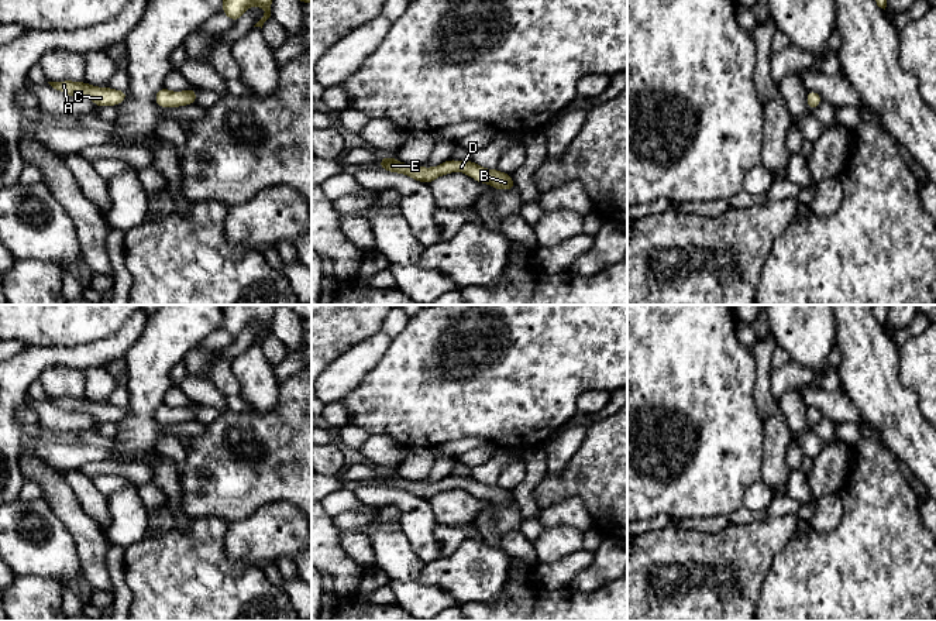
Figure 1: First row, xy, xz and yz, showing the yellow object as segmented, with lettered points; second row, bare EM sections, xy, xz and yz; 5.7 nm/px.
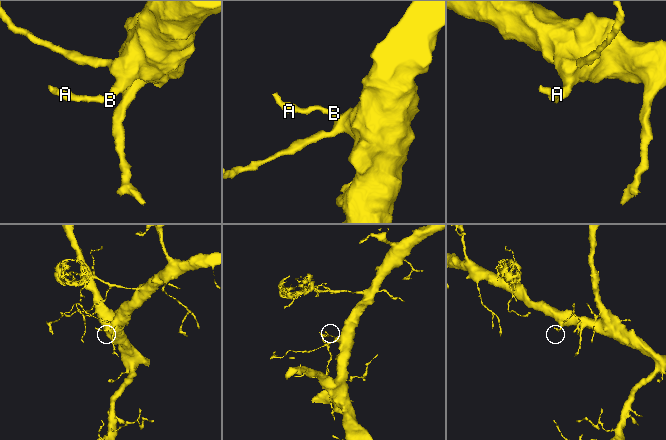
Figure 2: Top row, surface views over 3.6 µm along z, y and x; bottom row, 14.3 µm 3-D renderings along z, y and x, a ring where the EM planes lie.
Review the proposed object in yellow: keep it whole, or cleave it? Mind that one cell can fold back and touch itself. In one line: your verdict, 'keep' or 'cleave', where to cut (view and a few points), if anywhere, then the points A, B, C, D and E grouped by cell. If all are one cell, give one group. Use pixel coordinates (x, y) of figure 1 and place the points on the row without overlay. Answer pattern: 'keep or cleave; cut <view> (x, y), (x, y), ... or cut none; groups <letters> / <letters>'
keep; cut none; groups A B C D E

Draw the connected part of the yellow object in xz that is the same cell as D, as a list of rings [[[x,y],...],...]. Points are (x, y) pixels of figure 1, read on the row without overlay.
[[[382,471],[378,484],[382,484],[389,488],[405,490],[414,497],[430,501],[436,494],[451,490],[451,488],[464,488],[476,498],[489,500],[493,505],[502,507],[513,507],[515,497],[512,491],[500,488],[496,486],[486,486],[472,476],[468,477],[457,477],[447,476],[443,480],[426,484],[426,483],[414,483],[395,476],[393,473]]]

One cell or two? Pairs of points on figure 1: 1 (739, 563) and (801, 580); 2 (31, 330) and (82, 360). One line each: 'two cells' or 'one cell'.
1: two cells
2: two cells

